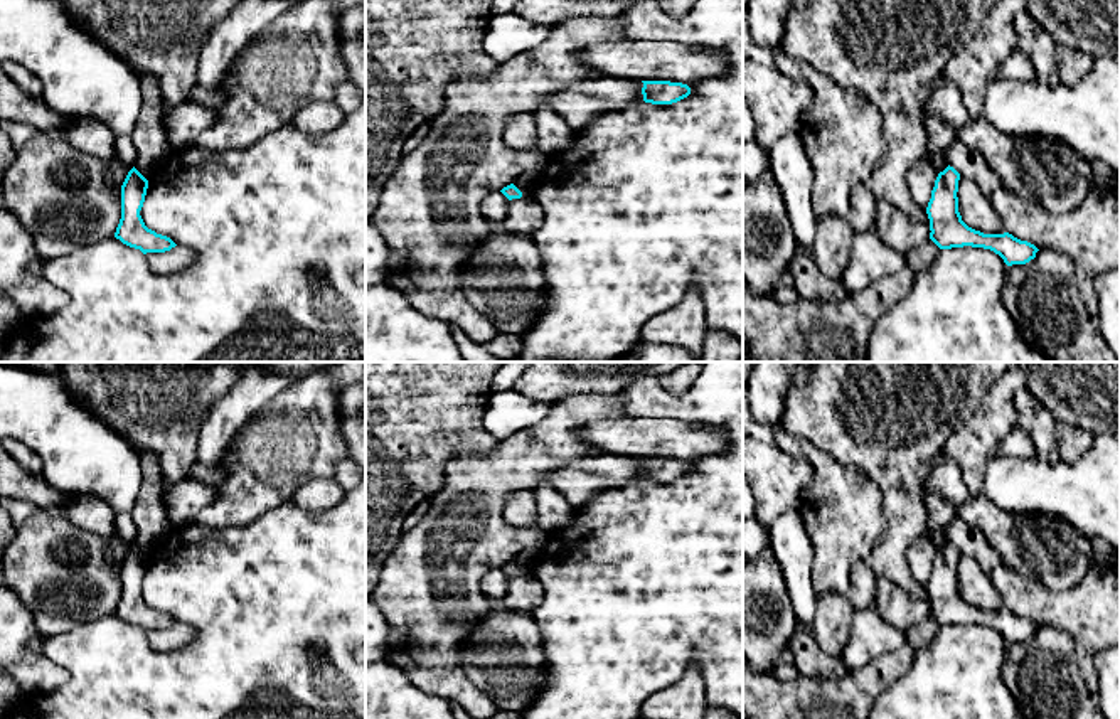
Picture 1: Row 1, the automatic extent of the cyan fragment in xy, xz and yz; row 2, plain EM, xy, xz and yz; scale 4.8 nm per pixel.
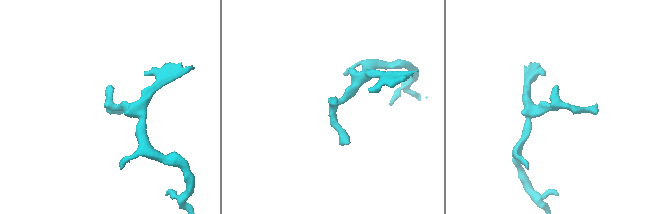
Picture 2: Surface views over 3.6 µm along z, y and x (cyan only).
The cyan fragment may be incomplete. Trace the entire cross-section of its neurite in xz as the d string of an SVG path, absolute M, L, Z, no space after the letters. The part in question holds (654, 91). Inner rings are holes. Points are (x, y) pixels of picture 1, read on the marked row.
M642 81L642 94L645 103L672 104L691 94L691 88L682 83L670 81Z

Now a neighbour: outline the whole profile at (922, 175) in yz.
M928 157L911 165L906 175L909 194L913 200L923 209L928 207L936 177L938 170L933 167Z

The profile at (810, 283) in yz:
M798 248L795 251L787 273L792 274L792 288L803 300L837 301L847 295L840 283L830 280L815 266L808 249Z

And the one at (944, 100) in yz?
M943 74L928 86L923 111L925 118L943 118L955 131L958 131L967 121L960 89L950 84Z

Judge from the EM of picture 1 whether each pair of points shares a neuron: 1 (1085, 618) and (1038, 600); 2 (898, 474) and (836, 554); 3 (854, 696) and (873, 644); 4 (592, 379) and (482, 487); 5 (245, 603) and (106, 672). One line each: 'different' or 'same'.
1: same
2: different
3: different
4: different
5: same

